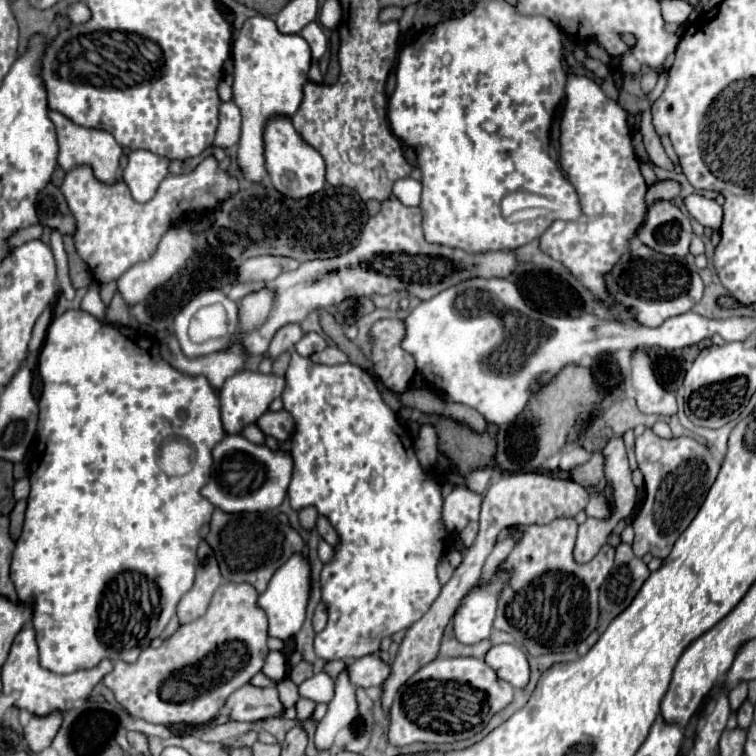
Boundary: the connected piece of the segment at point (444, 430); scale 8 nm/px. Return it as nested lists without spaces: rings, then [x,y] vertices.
[[[436,417],[436,429],[440,437],[440,451],[452,459],[460,473],[474,467],[494,465],[492,457],[496,453],[496,425],[488,425],[484,433],[476,433],[462,421]]]

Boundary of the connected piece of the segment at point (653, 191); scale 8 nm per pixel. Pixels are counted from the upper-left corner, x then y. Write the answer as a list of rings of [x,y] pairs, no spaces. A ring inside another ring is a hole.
[[[658,181],[656,185],[648,187],[646,193],[646,201],[648,205],[652,205],[656,199],[674,199],[680,193],[680,185],[676,181]]]

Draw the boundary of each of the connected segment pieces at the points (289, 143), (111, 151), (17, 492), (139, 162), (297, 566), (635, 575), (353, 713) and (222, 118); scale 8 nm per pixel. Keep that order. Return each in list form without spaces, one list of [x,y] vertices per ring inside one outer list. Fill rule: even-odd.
[[[276,115],[270,117],[264,127],[264,157],[266,157],[266,169],[272,185],[292,199],[314,195],[324,187],[324,159],[322,155],[294,129],[290,117]]]
[[[48,111],[48,117],[52,119],[58,133],[58,165],[64,171],[70,171],[78,165],[92,165],[92,169],[96,171],[96,179],[104,183],[114,183],[118,179],[118,161],[122,155],[122,147],[108,131],[76,125],[58,111]]]
[[[28,477],[18,479],[16,485],[14,485],[14,499],[16,499],[16,501],[26,499],[26,497],[28,497],[28,491],[30,491],[30,479],[28,479]]]
[[[144,149],[128,153],[128,165],[122,177],[136,201],[144,203],[154,197],[160,181],[168,175],[168,163],[170,161],[166,157],[154,155]]]
[[[296,553],[274,573],[274,577],[270,579],[268,589],[258,599],[258,605],[266,611],[268,621],[270,621],[268,635],[284,639],[284,641],[294,637],[300,631],[302,623],[304,623],[308,597],[310,597],[310,561],[302,559]]]
[[[622,543],[616,549],[614,567],[600,589],[600,619],[596,629],[600,635],[606,631],[608,623],[612,623],[612,619],[632,603],[648,575],[650,569],[646,563],[632,553],[630,545]]]
[[[342,671],[336,679],[336,695],[328,703],[328,713],[320,721],[314,741],[318,749],[330,749],[334,737],[340,729],[352,725],[358,719],[358,705],[354,697],[354,685],[348,679],[348,673]]]
[[[226,101],[220,105],[218,111],[218,131],[216,131],[216,139],[214,145],[218,147],[232,147],[234,143],[238,143],[240,139],[240,109],[236,107],[234,101]]]

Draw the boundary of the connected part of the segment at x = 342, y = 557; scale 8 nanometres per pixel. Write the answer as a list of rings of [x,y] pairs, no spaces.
[[[290,351],[290,353],[292,353],[292,361],[290,361],[290,367],[286,371],[286,387],[284,387],[284,393],[282,393],[284,409],[290,411],[290,415],[296,421],[296,431],[292,435],[294,475],[292,475],[292,481],[290,481],[290,487],[288,487],[290,505],[296,511],[300,511],[302,507],[314,505],[320,511],[320,515],[326,515],[330,519],[330,523],[334,525],[334,529],[336,529],[336,533],[340,537],[338,545],[334,547],[332,561],[326,563],[322,567],[322,573],[320,573],[322,601],[328,607],[328,625],[324,627],[324,631],[316,633],[314,649],[316,649],[316,655],[326,659],[326,661],[332,661],[332,659],[352,661],[352,659],[376,653],[380,649],[380,641],[384,637],[392,637],[394,633],[414,625],[430,609],[434,599],[440,595],[440,583],[438,583],[438,577],[436,577],[436,565],[438,565],[440,557],[444,555],[446,539],[450,537],[450,533],[446,531],[446,527],[444,527],[444,523],[440,519],[440,511],[442,511],[442,503],[444,503],[442,487],[426,469],[420,467],[420,463],[416,459],[416,453],[412,449],[412,443],[410,443],[408,435],[404,433],[404,429],[400,427],[396,413],[382,401],[372,377],[362,367],[358,367],[354,363],[342,363],[342,365],[332,365],[332,367],[330,365],[316,365],[316,363],[312,363],[312,359],[300,357],[296,351]]]

